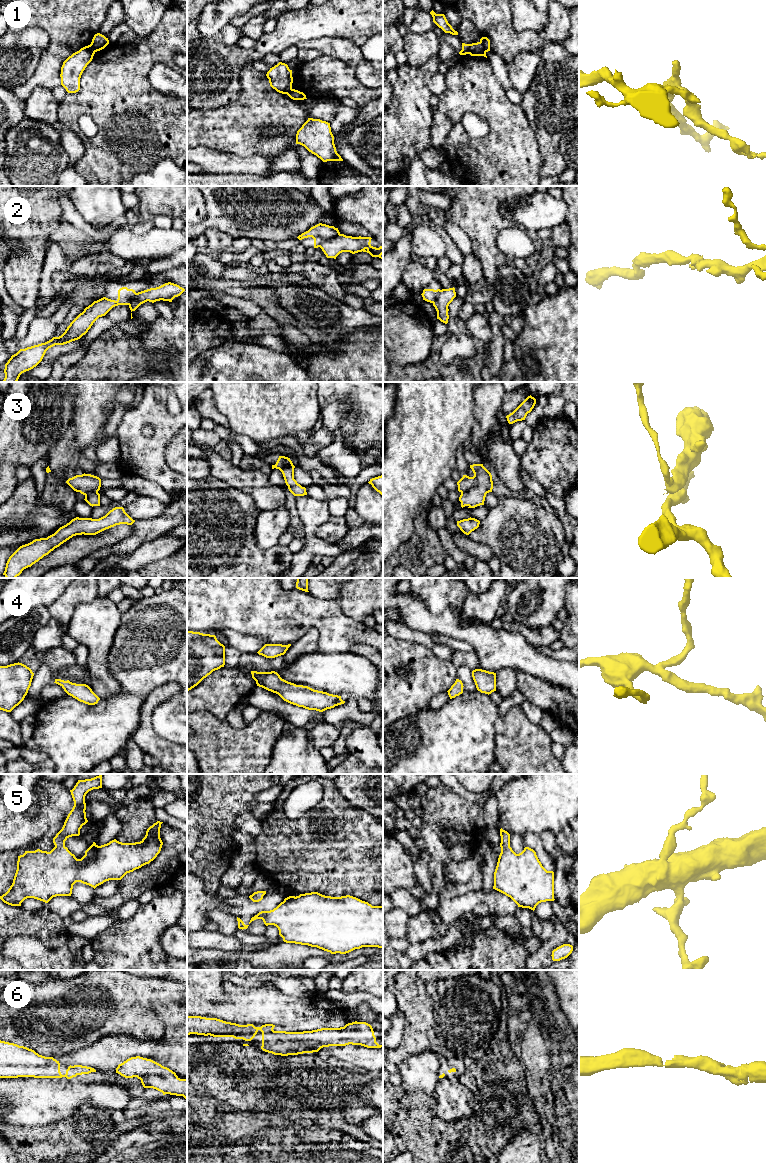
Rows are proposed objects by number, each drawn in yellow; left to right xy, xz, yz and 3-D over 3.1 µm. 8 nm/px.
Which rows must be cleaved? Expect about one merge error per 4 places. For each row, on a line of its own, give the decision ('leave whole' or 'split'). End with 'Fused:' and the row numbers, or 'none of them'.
1: split
2: split
3: split
4: leave whole
5: leave whole
6: leave whole
Fused: 1, 2, 3

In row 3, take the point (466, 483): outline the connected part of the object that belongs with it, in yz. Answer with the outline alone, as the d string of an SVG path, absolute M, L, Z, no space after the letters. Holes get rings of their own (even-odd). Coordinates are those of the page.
M463 475L463 477L457 482L457 485L458 491L461 493L465 493L477 485L477 480L474 476L469 477L467 475Z

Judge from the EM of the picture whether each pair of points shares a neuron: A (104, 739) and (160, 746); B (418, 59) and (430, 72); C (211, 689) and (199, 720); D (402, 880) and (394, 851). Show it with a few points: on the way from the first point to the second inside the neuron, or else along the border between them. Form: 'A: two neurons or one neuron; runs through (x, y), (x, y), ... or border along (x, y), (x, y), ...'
A: two neurons; border along (140, 714), (140, 724), (131, 736)
B: two neurons; border along (438, 54), (419, 66), (411, 66), (407, 62)
C: two neurons; border along (197, 710), (203, 710), (220, 719), (225, 719)
D: one neuron; runs through (398, 873), (394, 869), (394, 858)

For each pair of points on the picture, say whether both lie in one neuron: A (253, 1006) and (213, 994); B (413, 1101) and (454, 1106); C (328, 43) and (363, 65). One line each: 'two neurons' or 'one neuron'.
A: two neurons
B: two neurons
C: one neuron

